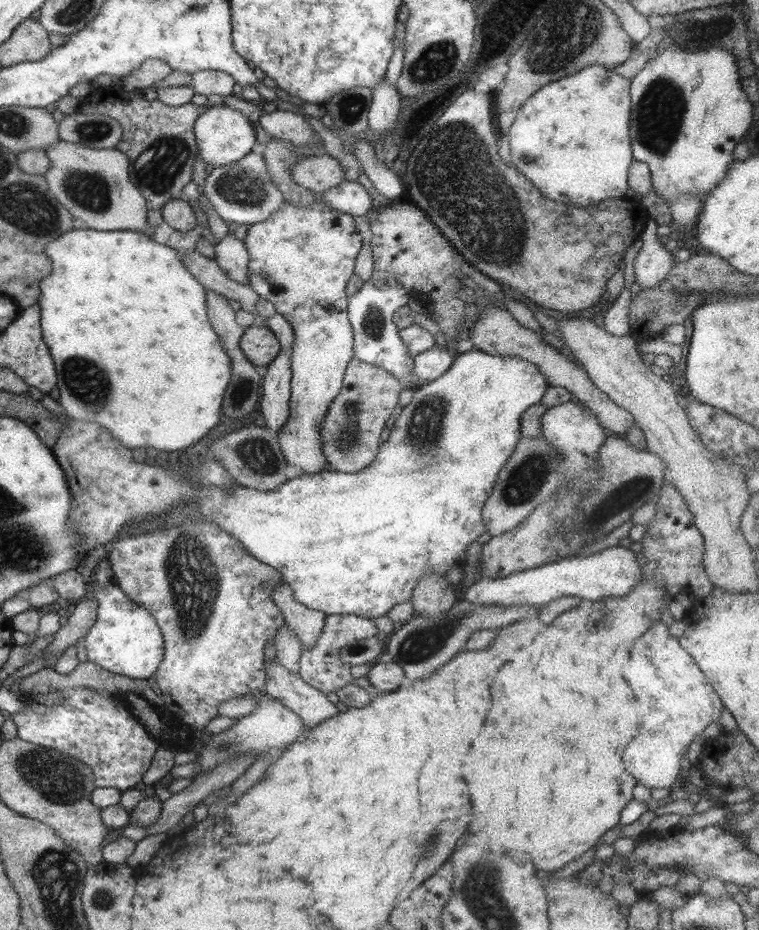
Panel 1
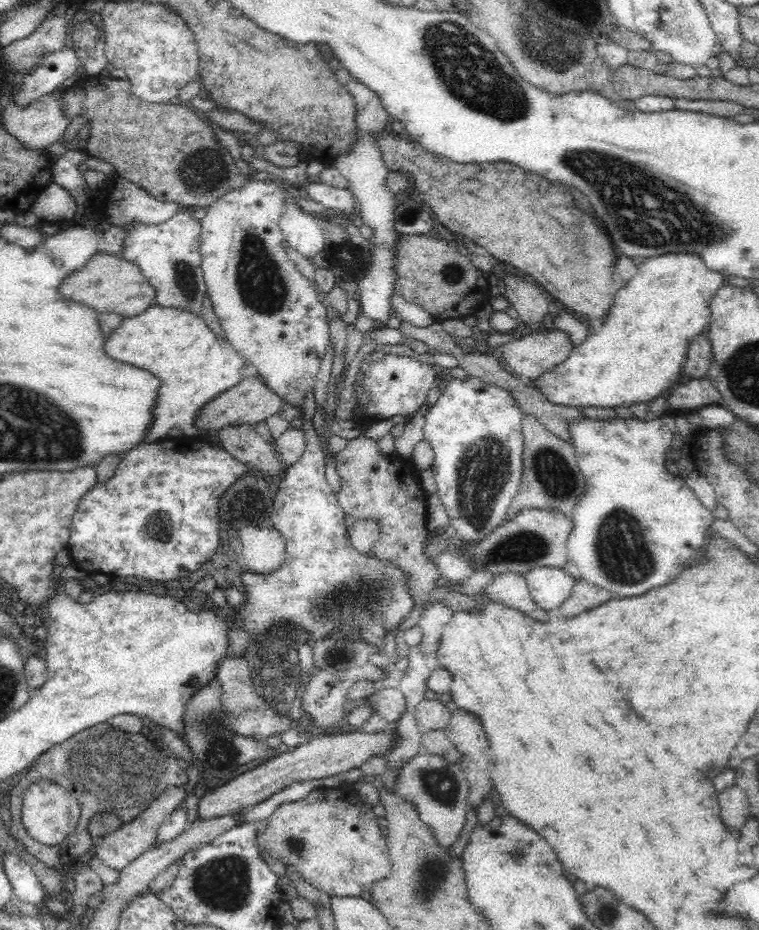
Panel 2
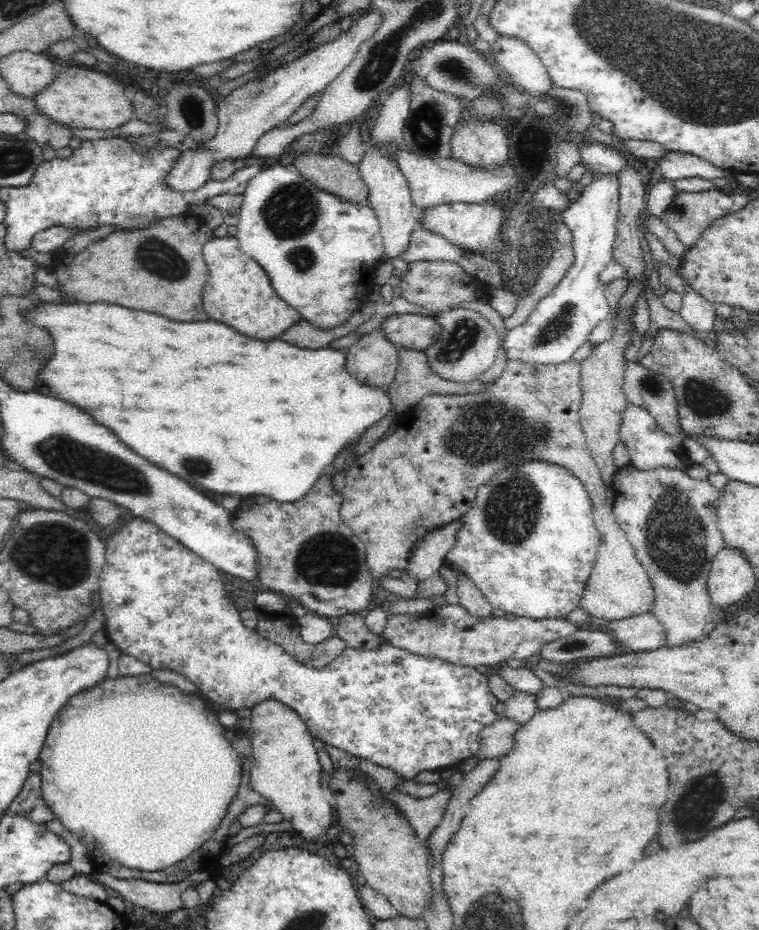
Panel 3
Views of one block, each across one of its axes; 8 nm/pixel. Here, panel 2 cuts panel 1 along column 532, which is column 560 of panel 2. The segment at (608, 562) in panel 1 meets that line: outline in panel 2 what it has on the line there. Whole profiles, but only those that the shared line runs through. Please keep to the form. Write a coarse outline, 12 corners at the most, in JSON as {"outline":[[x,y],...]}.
{"outline":[[560,568],[524,577],[534,602],[557,611],[577,582]]}

